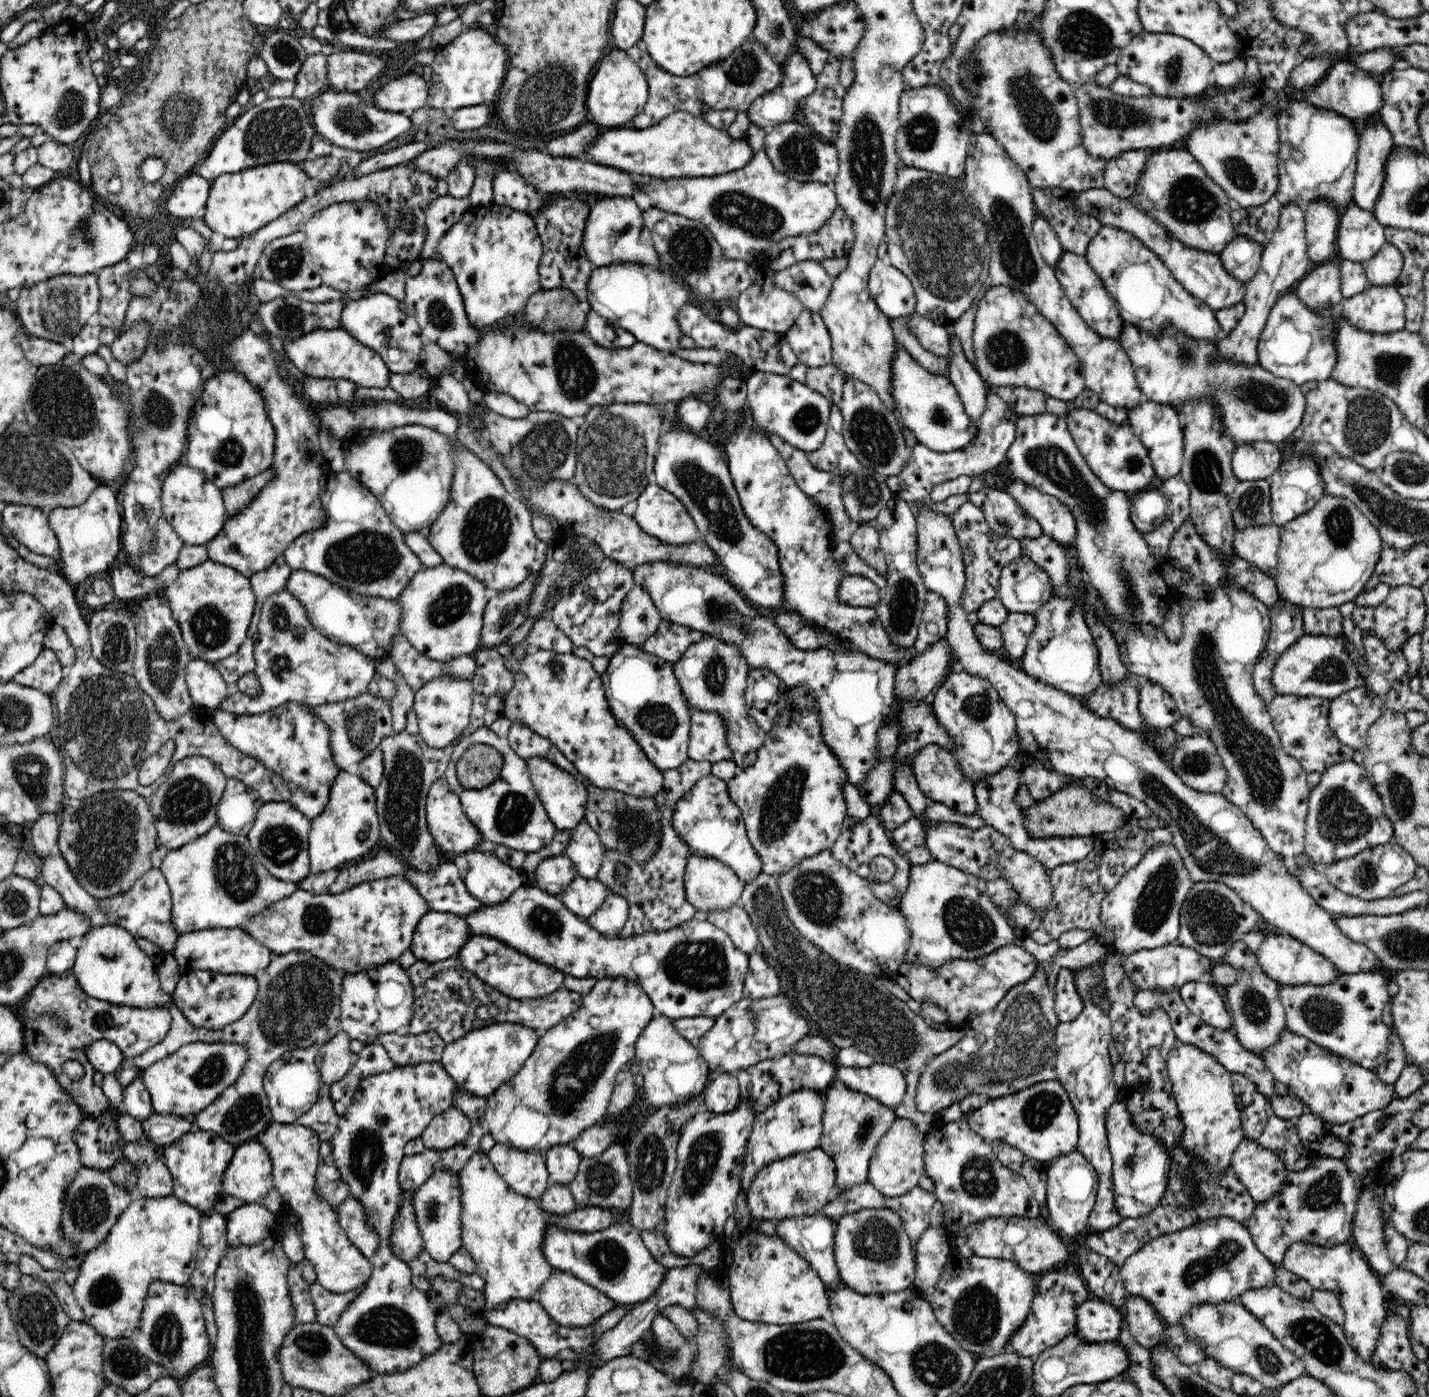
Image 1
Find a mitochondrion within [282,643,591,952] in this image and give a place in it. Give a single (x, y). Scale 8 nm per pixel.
(406, 776)

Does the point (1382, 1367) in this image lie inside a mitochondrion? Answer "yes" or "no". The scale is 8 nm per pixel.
no

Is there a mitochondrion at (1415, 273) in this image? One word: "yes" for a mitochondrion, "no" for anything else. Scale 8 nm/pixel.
no

